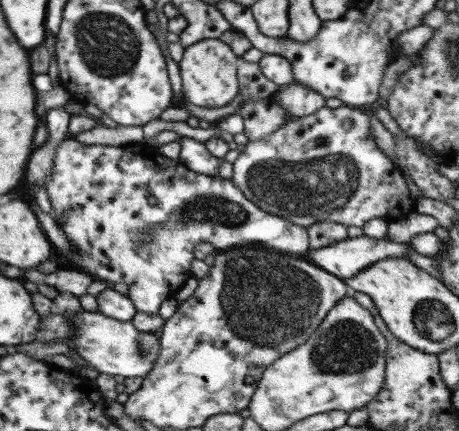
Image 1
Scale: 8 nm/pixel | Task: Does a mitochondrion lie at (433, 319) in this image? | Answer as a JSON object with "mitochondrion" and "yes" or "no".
{"mitochondrion":"yes"}

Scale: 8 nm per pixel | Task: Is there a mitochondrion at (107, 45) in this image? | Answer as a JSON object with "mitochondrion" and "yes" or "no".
{"mitochondrion":"yes"}

